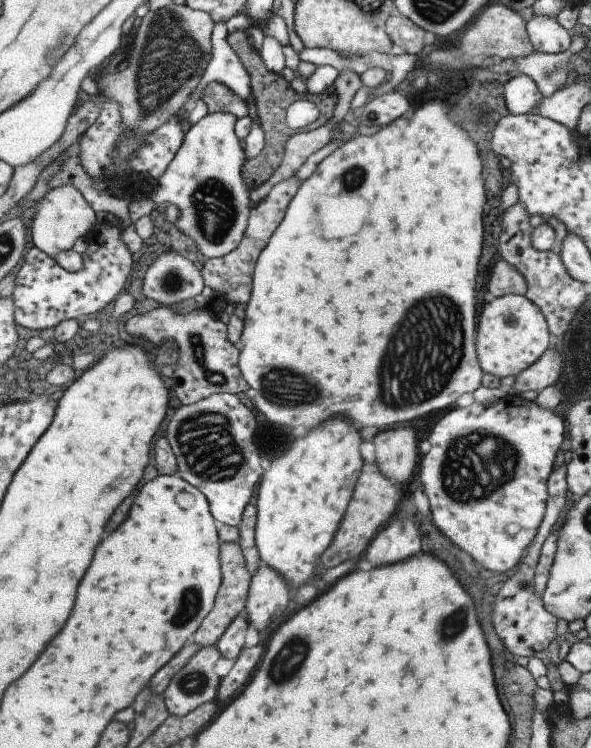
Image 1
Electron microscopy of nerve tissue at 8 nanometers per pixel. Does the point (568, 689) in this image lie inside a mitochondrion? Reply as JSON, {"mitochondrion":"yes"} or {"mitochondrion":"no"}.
{"mitochondrion":"no"}

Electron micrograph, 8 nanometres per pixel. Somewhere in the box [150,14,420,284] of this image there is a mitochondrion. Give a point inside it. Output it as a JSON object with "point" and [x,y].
{"point":[215,212]}

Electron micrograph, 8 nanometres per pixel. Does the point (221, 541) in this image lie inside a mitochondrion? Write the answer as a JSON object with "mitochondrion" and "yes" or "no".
{"mitochondrion":"no"}

